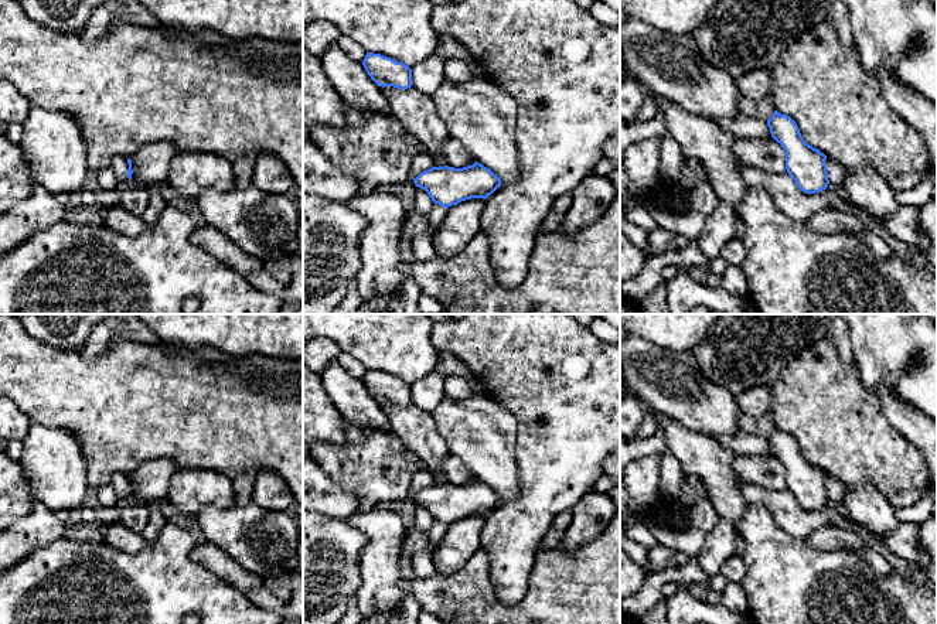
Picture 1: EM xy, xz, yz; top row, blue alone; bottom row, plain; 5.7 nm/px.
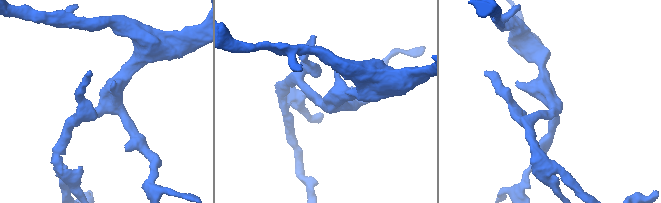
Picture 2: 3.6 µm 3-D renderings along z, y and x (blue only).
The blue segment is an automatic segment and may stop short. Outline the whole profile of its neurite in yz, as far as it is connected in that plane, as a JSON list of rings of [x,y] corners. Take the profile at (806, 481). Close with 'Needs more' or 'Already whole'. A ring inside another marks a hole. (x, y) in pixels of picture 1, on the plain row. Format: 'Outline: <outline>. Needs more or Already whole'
Outline: [[[774,427],[767,443],[771,454],[784,466],[787,490],[800,508],[815,511],[827,507],[829,501],[827,473],[803,456],[797,440],[790,433]]]. Already whole

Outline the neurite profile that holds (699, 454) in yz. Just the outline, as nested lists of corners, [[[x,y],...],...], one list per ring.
[[[645,405],[643,410],[657,417],[658,430],[664,432],[665,451],[677,457],[684,475],[698,477],[703,483],[718,512],[718,525],[705,535],[698,565],[709,577],[719,574],[725,562],[736,555],[739,522],[749,507],[742,495],[743,480],[733,470],[736,453],[705,433],[689,430],[675,419],[657,415]]]

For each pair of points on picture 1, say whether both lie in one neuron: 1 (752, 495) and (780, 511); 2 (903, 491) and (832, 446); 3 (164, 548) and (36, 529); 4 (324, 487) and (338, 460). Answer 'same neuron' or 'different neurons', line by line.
1: same neuron
2: same neuron
3: different neurons
4: different neurons

